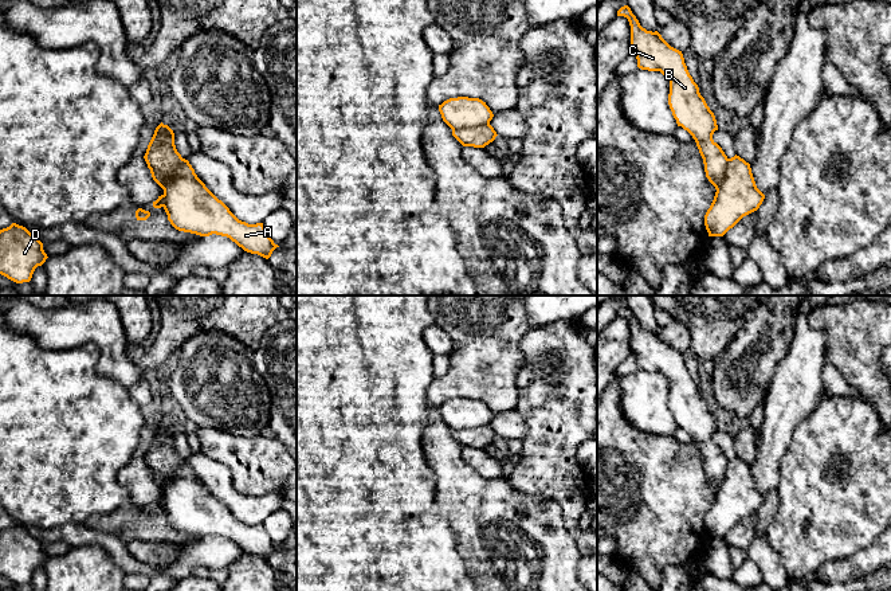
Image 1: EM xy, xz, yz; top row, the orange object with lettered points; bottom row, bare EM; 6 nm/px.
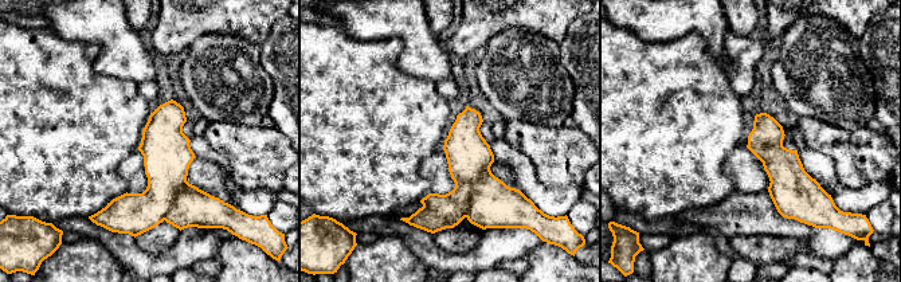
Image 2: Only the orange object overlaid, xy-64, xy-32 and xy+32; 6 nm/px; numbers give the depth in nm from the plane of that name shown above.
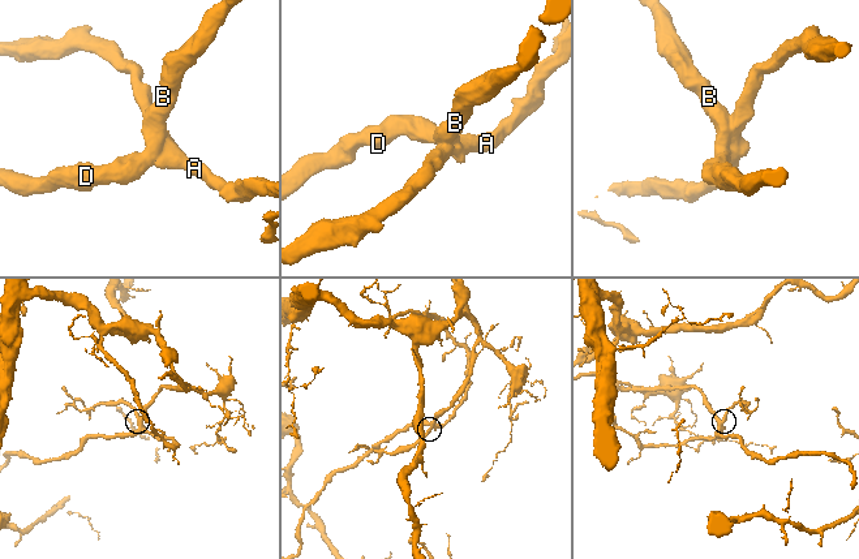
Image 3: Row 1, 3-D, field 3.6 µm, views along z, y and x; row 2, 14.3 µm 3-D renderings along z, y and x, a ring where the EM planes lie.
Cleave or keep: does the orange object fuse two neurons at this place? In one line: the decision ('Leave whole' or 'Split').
Split

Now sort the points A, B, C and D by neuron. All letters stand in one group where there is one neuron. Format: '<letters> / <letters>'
A / B C D

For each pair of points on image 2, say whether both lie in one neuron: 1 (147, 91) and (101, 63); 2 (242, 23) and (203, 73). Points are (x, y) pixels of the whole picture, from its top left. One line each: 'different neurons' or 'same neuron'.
1: different neurons
2: different neurons

